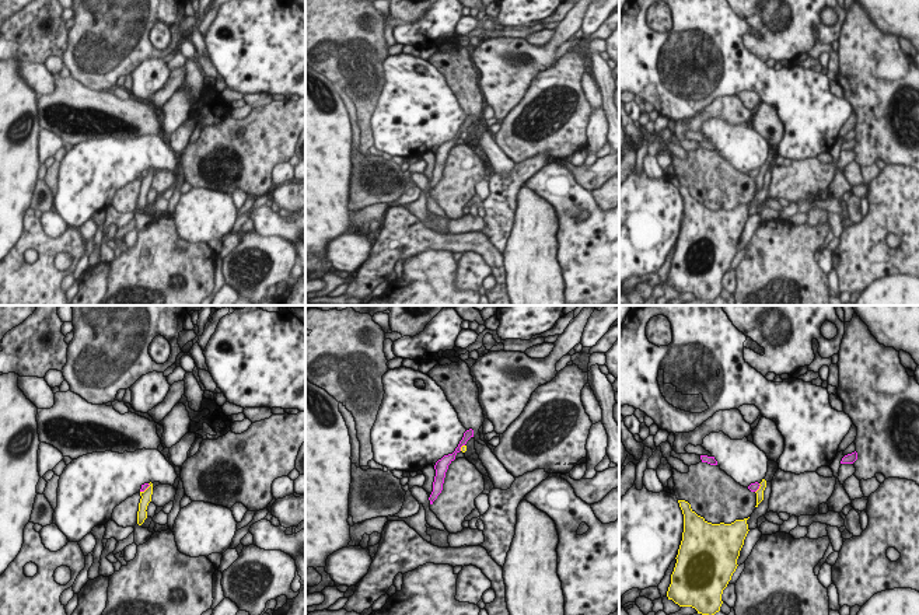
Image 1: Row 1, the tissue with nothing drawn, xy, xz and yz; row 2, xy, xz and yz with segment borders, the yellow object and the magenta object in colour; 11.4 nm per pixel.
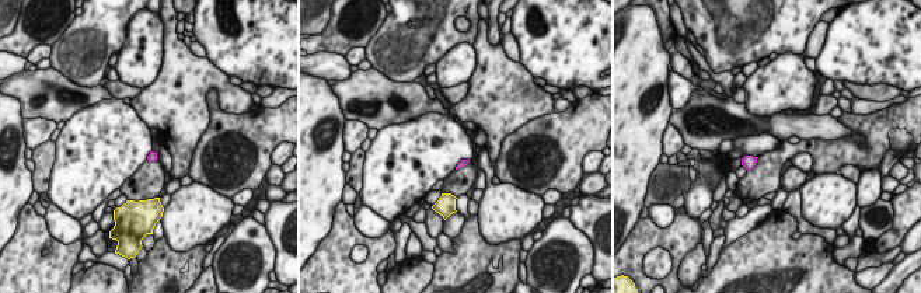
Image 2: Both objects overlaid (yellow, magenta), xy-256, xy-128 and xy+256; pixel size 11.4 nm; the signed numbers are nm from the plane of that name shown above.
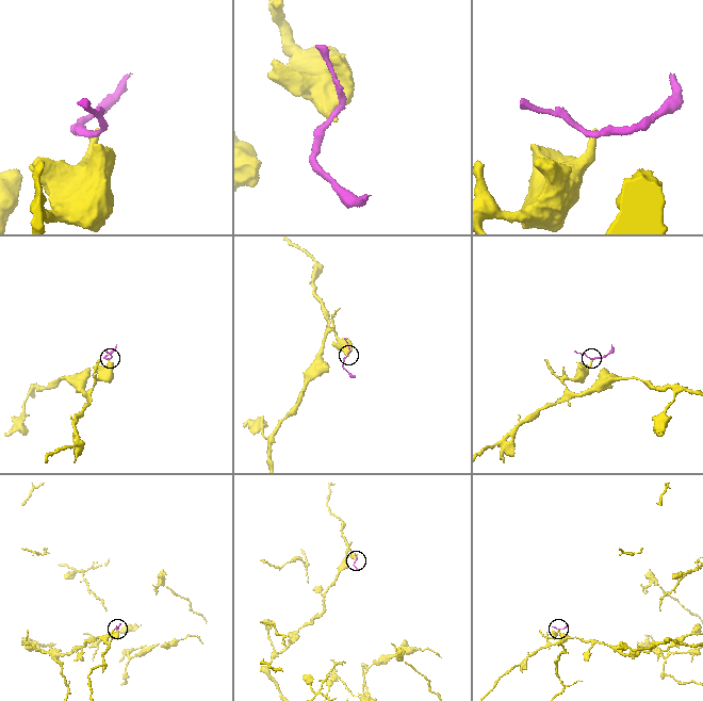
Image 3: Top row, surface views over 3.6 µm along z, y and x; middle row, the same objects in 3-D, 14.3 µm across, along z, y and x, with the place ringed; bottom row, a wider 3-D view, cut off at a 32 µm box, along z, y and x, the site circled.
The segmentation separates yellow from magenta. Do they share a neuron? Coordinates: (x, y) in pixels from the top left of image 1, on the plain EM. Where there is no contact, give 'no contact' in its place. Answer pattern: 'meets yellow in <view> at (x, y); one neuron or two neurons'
meets yellow in xy at (146, 175); two neurons

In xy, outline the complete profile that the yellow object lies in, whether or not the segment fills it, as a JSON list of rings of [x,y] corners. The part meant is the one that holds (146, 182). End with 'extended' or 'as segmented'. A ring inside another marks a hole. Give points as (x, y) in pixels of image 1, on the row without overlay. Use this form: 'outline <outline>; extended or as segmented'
outline [[[148,170],[150,172],[144,177],[140,178],[140,189],[139,189],[139,198],[137,198],[137,210],[141,212],[144,206],[147,205],[147,192],[151,188],[151,181],[153,181],[153,170]]]; as segmented

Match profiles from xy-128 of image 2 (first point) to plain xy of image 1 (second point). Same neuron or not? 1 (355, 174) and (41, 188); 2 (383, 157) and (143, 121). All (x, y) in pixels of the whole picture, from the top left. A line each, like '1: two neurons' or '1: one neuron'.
1: two neurons
2: two neurons

